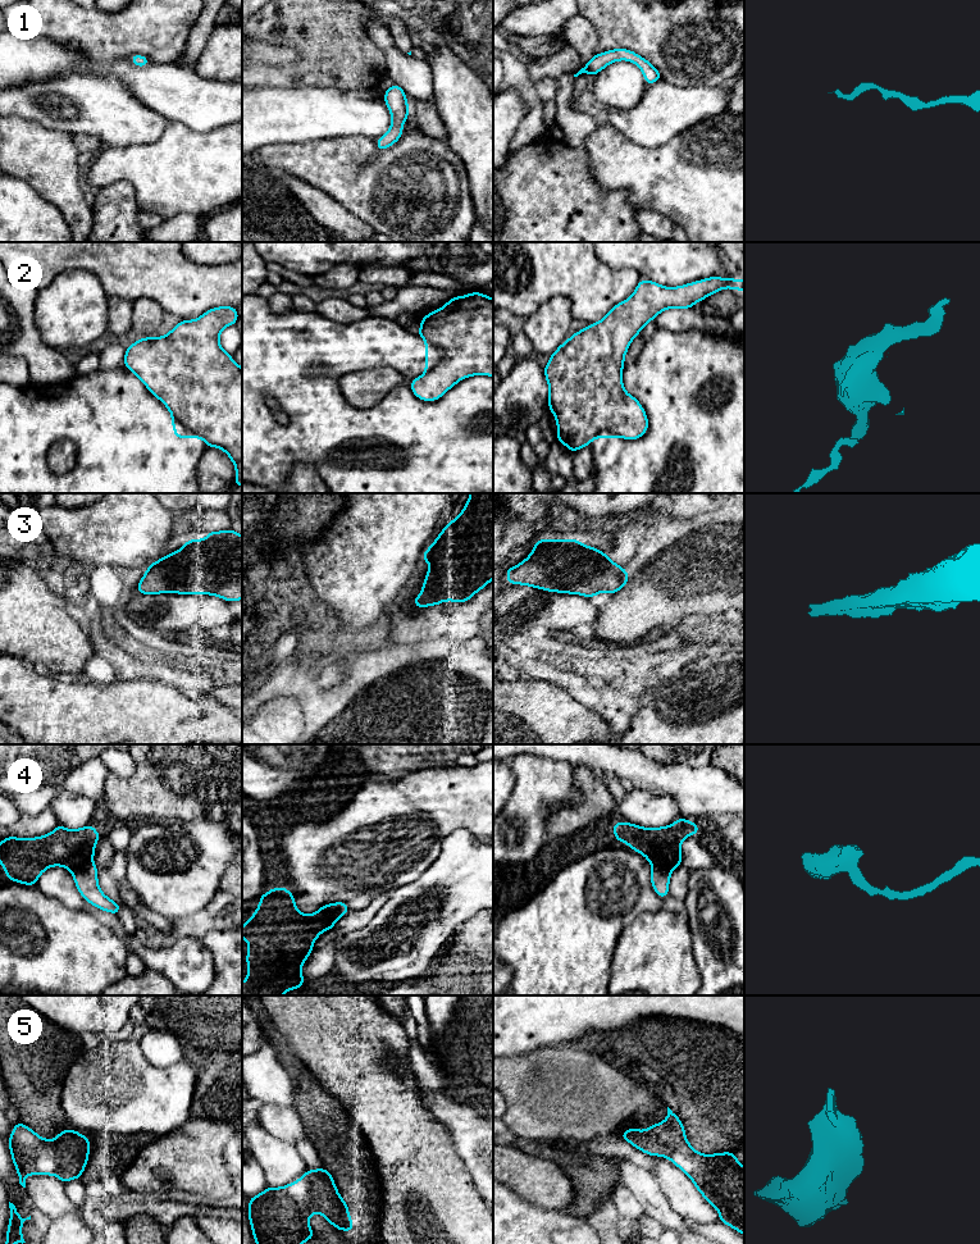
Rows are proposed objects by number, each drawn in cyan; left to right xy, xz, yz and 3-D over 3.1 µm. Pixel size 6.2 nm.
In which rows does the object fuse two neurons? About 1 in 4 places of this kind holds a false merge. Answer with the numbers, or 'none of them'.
2, 4

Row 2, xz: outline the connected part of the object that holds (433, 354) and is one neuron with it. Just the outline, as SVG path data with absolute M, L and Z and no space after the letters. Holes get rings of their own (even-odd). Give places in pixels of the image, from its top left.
M425 341L425 373L430 372L445 357L445 352L437 345Z

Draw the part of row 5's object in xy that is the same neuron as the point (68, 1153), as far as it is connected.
M22 1122L8 1139L19 1184L26 1188L27 1175L54 1175L65 1184L81 1179L90 1154L90 1139L73 1129L46 1140Z

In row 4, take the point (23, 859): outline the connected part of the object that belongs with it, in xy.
M58 825L54 831L37 838L14 838L9 835L0 842L0 863L10 881L33 887L38 876L51 866L64 866L73 872L92 863L95 846L100 837L92 825L74 830Z

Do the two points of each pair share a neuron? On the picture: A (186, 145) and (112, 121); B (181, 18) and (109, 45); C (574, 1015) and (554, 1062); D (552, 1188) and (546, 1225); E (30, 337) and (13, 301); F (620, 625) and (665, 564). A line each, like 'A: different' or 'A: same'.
A: different
B: same
C: different
D: different
E: same
F: same

